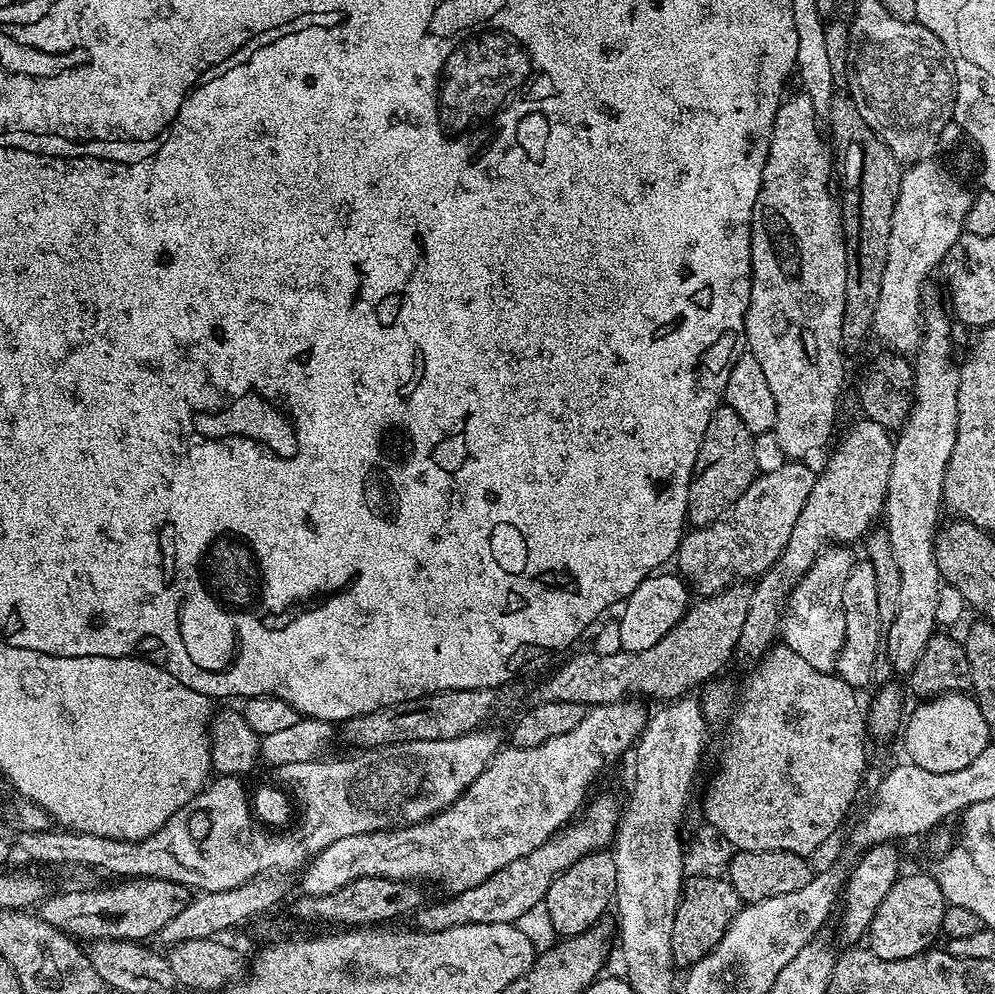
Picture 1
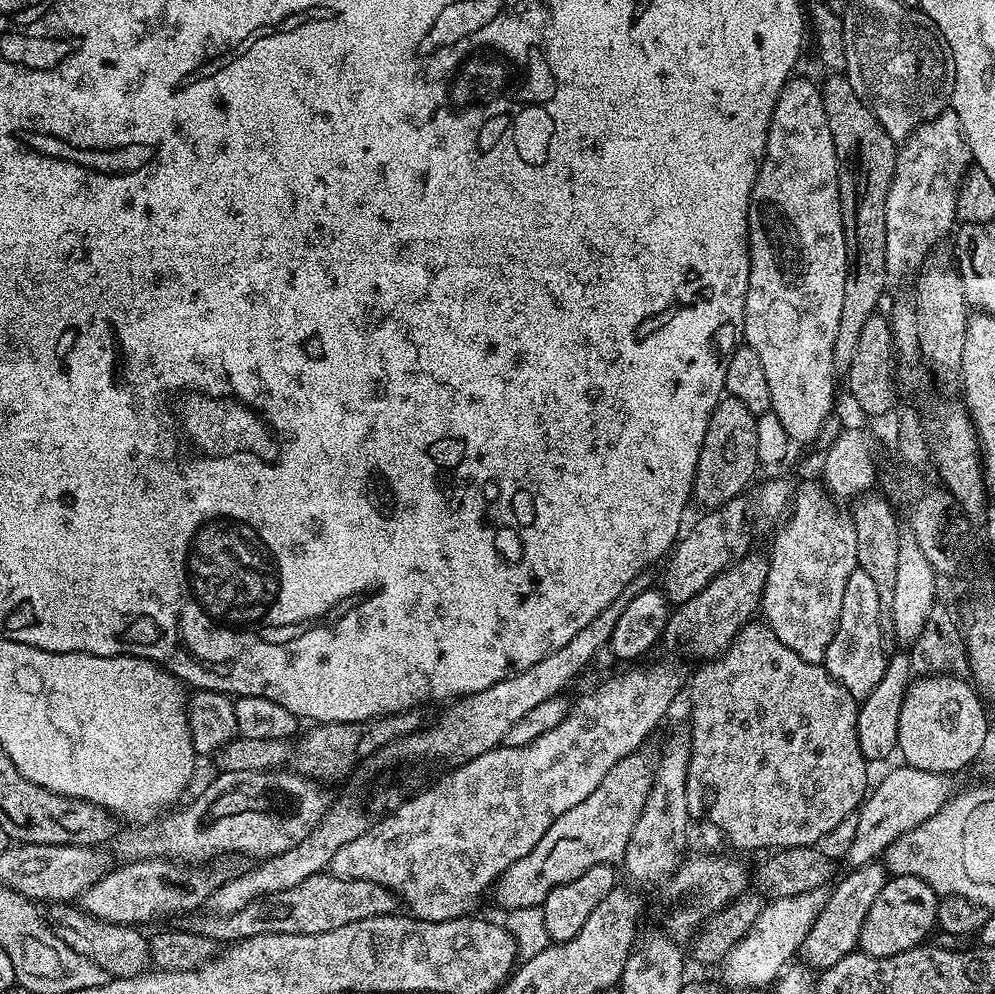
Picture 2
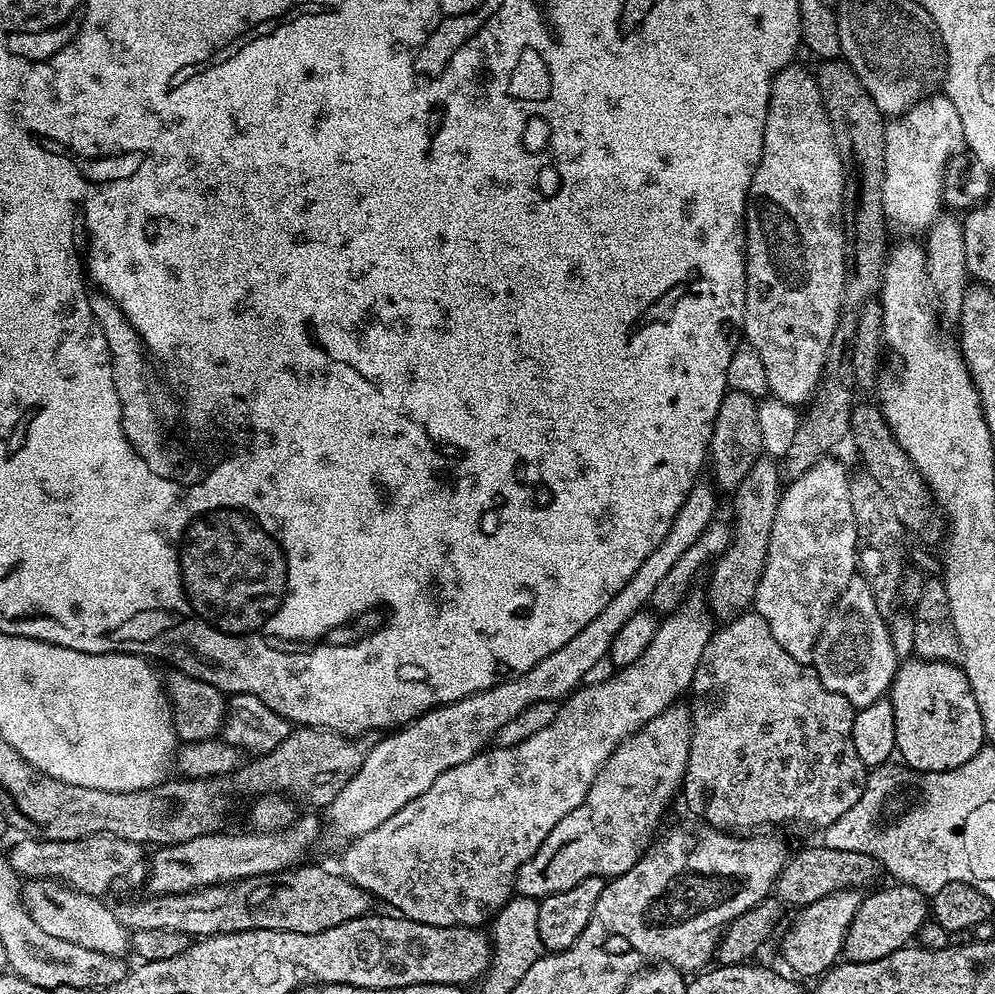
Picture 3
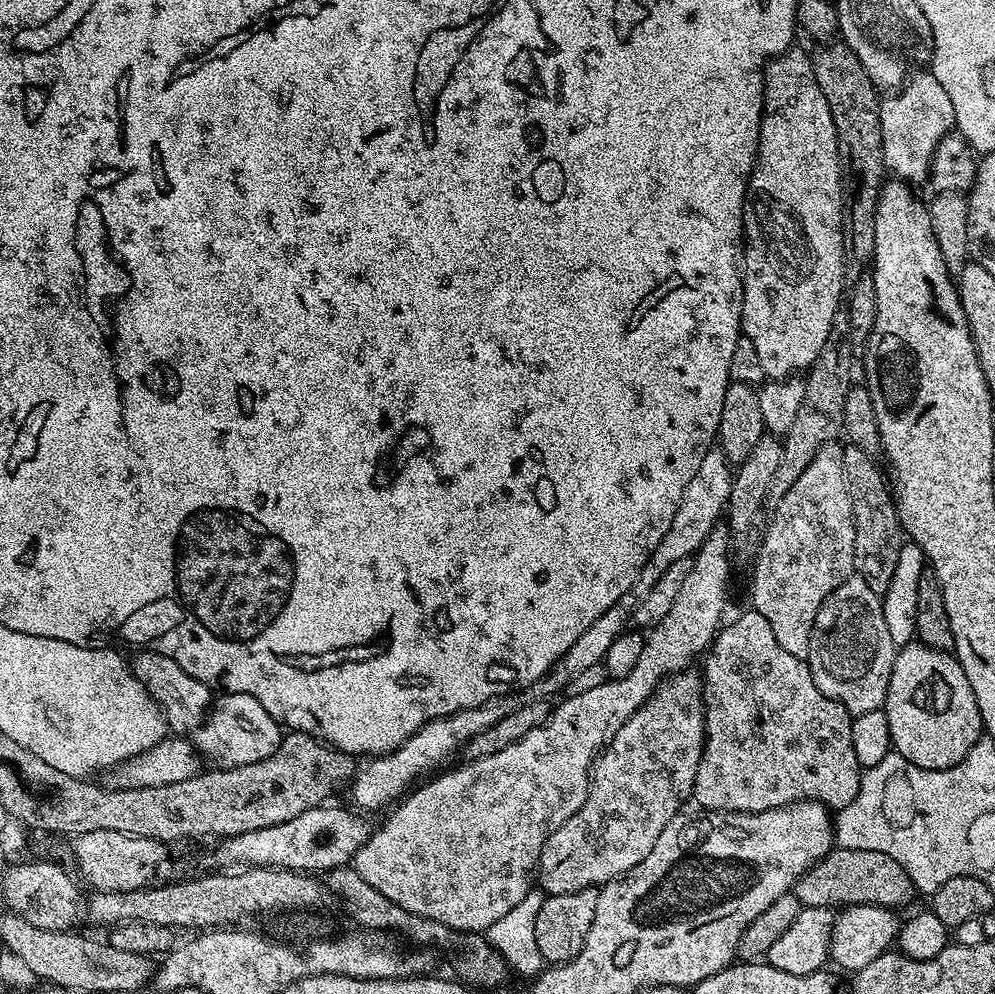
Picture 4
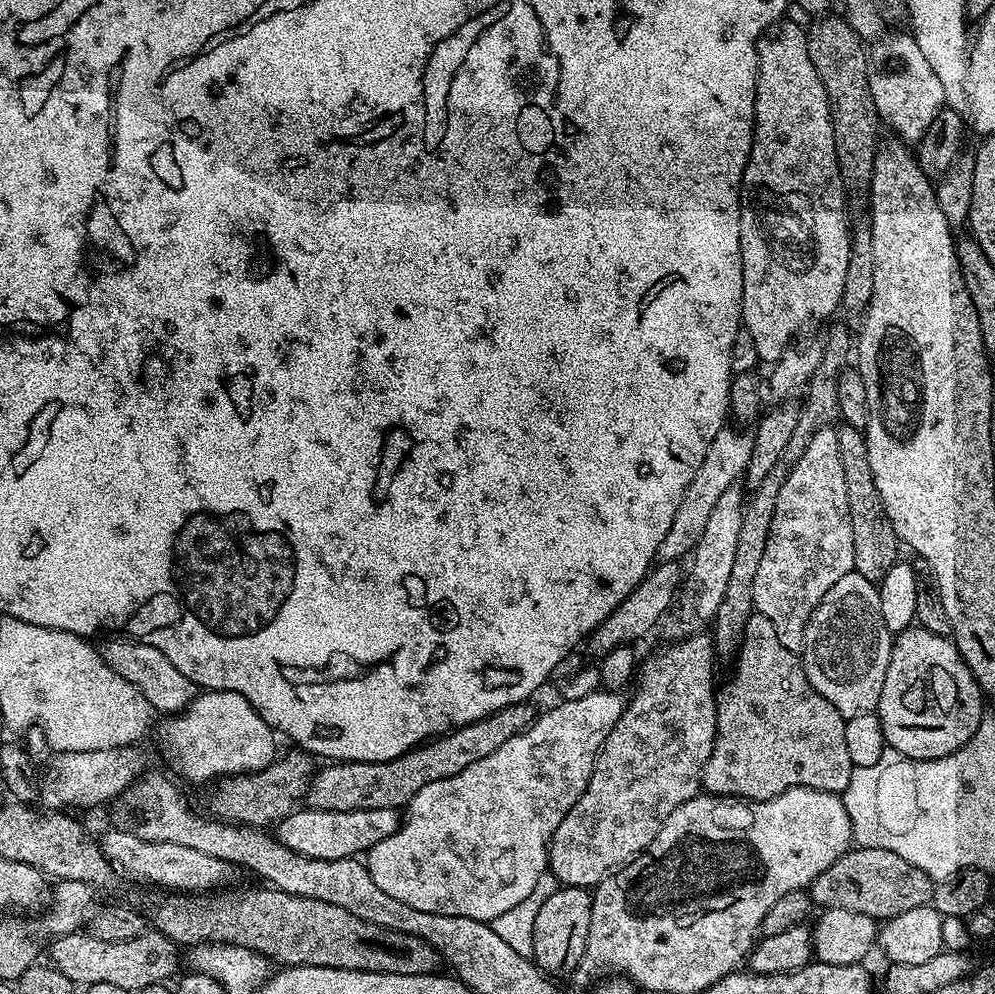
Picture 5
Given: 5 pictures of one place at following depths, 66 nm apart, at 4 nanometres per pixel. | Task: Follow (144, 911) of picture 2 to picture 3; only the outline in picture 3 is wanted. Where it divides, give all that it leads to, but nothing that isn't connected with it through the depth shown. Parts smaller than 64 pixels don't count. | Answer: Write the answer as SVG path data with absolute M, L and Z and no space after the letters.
M301 815L283 832L271 830L247 830L244 833L217 830L205 836L190 838L181 844L166 844L151 853L150 867L147 869L147 891L154 896L197 892L215 884L233 884L251 876L271 876L279 874L305 859L304 855L316 844L320 836L322 820L316 816Z

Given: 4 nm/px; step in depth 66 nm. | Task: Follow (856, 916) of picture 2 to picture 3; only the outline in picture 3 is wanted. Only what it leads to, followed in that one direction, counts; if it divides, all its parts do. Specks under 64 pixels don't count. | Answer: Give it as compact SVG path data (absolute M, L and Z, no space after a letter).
M847 888L830 894L813 904L803 905L792 924L792 929L784 936L784 960L797 972L795 975L819 978L841 959L846 942L846 930L858 914L862 896L857 889Z

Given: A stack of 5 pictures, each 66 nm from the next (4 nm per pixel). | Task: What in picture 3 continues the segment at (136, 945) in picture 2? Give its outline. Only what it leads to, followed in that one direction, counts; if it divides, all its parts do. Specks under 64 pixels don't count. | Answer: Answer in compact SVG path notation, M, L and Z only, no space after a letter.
M29 879L23 885L22 899L30 918L34 918L34 926L50 934L50 938L62 938L62 942L74 942L74 946L86 946L86 950L98 950L98 954L121 958L129 955L130 930L122 926L101 897L82 893L57 879Z

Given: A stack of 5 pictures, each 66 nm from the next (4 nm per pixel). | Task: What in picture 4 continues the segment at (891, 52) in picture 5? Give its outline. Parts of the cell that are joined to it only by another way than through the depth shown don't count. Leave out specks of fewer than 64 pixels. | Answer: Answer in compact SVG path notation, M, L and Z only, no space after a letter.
M924 70L917 76L909 75L899 91L881 99L880 125L885 169L905 182L924 182L928 180L930 162L938 142L955 129L954 105L950 102L950 94L942 90L942 82L938 82L931 71Z

